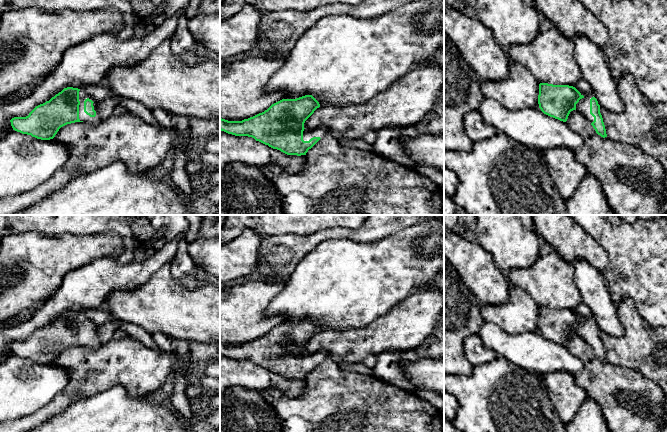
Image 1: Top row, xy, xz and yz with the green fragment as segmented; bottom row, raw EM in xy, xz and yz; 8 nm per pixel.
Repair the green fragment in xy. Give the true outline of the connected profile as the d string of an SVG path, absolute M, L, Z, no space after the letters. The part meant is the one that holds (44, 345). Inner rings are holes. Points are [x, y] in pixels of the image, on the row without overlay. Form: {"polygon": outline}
{"polygon": "M67 311L49 325L36 330L26 341L10 344L13 354L37 363L50 364L67 348L101 346L97 325L78 312Z"}

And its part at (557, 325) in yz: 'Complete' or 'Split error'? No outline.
Split error

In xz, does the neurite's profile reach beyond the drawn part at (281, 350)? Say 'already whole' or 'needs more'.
needs more

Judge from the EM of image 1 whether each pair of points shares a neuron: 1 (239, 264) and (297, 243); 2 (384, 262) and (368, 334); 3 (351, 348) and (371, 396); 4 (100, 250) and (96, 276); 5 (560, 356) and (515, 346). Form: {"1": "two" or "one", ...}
{"1": "two", "2": "two", "3": "two", "4": "two", "5": "one"}

